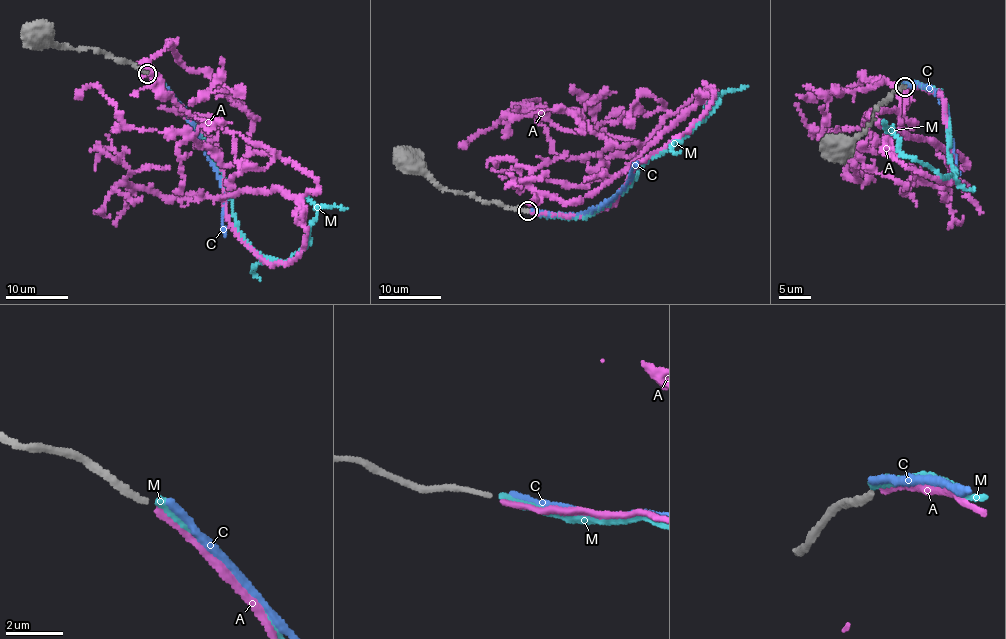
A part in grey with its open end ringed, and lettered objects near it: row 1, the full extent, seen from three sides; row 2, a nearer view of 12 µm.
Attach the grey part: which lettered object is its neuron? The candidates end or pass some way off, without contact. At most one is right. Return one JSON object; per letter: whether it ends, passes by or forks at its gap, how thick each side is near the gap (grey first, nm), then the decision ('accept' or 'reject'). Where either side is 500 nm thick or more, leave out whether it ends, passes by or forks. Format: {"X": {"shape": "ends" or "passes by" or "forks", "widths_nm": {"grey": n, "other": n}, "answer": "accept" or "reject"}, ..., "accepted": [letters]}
{"A": {"shape": "ends", "widths_nm": {"grey": 180, "other": 240}, "answer": "accept"}, "C": {"shape": "ends", "widths_nm": {"grey": 180, "other": 260}, "answer": "reject"}, "M": {"shape": "ends", "widths_nm": {"grey": 180, "other": 280}, "answer": "reject"}, "accepted": ["A"]}

